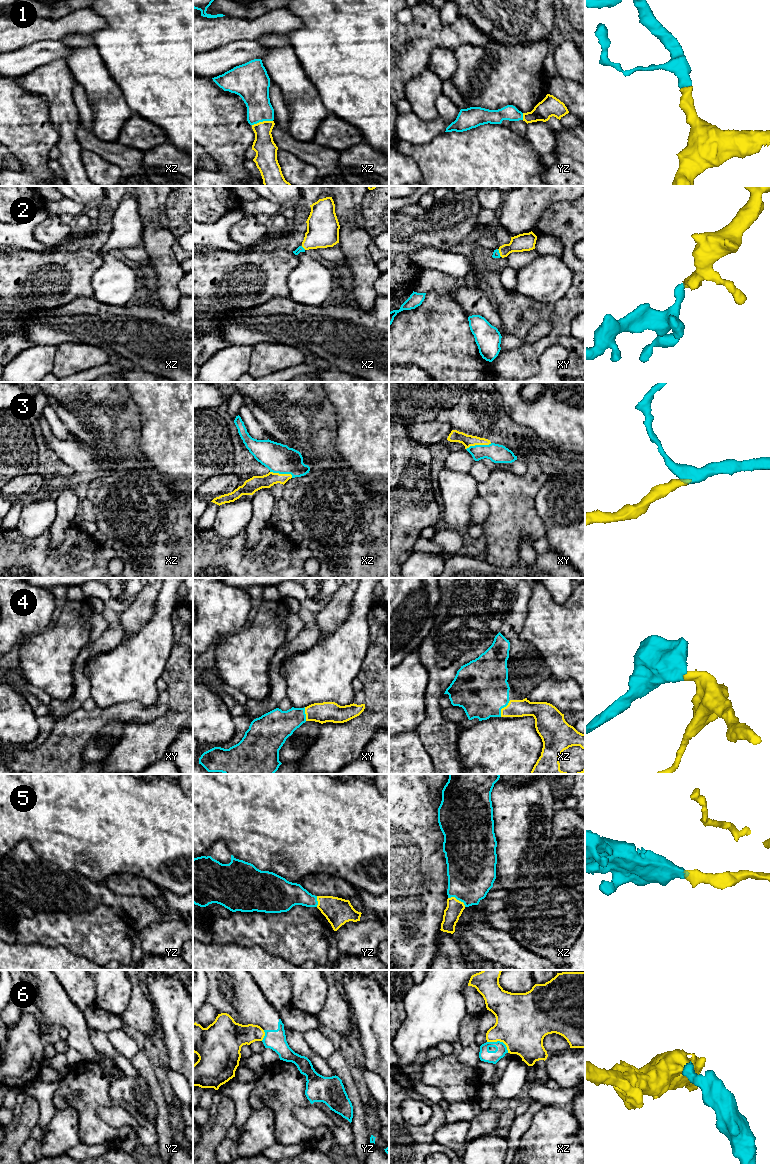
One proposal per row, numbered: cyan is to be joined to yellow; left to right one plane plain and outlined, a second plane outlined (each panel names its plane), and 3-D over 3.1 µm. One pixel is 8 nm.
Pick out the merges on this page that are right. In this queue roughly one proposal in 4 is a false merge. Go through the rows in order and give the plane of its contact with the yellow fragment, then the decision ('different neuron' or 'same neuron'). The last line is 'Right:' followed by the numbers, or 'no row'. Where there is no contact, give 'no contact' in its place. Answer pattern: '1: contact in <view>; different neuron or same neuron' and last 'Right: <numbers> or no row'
1: contact in xz; same neuron
2: contact in xz; same neuron
3: contact in xy; same neuron
4: contact in xz; same neuron
5: contact in xz; same neuron
6: contact in xz; different neuron
Right: 1, 2, 3, 4, 5

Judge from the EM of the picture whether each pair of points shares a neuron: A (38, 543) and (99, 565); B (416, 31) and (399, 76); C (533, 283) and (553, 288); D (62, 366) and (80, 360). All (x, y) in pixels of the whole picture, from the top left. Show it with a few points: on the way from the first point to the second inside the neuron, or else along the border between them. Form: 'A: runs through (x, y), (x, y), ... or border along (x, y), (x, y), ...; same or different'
A: runs through (53, 558), (60, 565), (84, 565); same
B: runs through (414, 42), (413, 59), (408, 65); same
C: runs through (538, 283), (548, 283); same
D: runs through (66, 363), (69, 360), (76, 360); same

